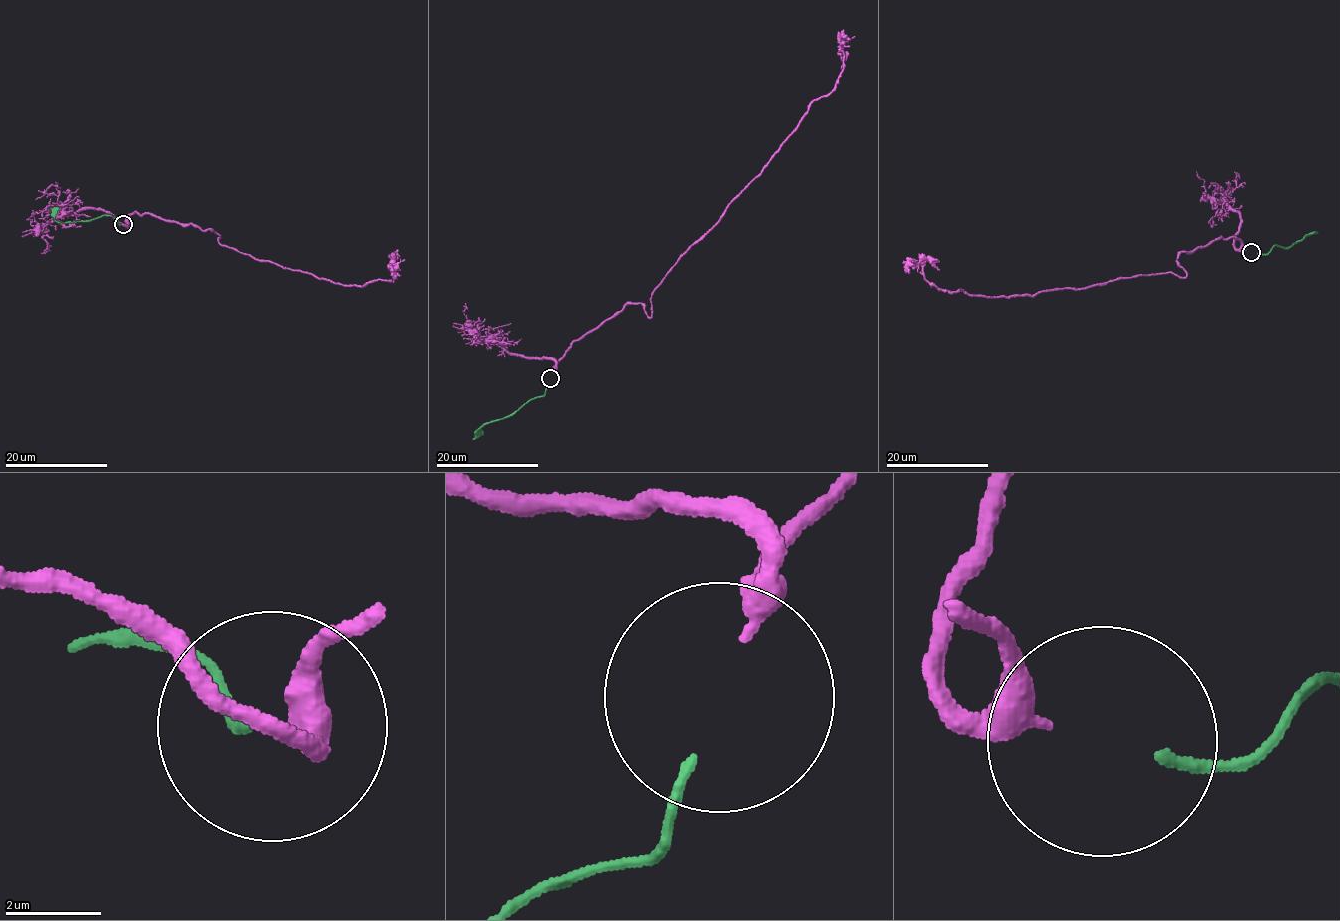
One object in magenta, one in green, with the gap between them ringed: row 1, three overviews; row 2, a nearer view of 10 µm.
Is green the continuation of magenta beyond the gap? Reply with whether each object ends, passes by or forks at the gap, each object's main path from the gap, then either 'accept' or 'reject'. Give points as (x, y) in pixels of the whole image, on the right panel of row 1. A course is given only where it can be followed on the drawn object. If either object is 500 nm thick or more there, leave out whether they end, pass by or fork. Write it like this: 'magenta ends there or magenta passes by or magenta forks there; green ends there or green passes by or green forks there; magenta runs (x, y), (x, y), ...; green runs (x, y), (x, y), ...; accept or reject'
magenta ends there; green ends there; magenta runs (1246, 251), (1221, 237), (1180, 253), (1184, 278), (1157, 273), (994, 297), (923, 277), (926, 261), (939, 269); green runs (1257, 253), (1266, 253), (1275, 244), (1288, 247), (1317, 232); accept

